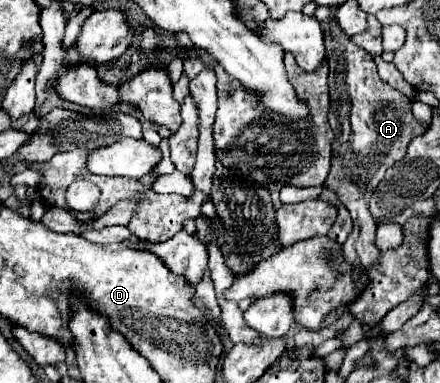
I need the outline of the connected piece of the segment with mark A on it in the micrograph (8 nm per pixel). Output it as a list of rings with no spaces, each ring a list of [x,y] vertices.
[[[328,23],[322,25],[326,25],[322,31],[326,57],[330,61],[328,123],[336,135],[332,143],[332,167],[324,187],[334,191],[340,203],[352,215],[354,229],[342,245],[342,251],[344,257],[354,265],[354,277],[358,277],[376,265],[376,259],[380,257],[380,251],[374,247],[376,223],[368,211],[370,193],[374,193],[376,185],[382,181],[386,169],[406,155],[410,139],[424,133],[424,125],[412,117],[410,99],[380,79],[374,57],[368,51],[354,45],[350,37],[342,33],[342,27],[336,27],[336,23],[332,29]]]

